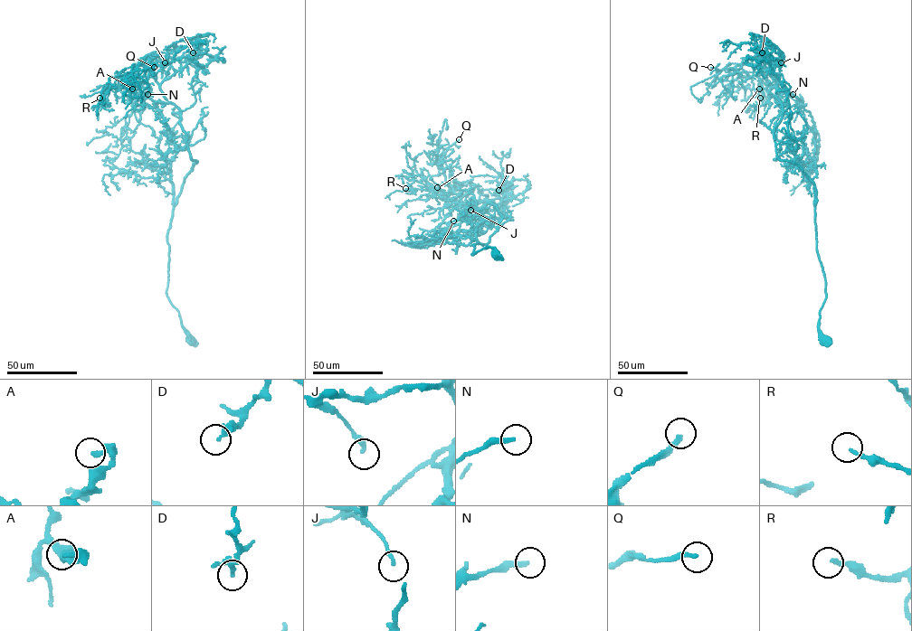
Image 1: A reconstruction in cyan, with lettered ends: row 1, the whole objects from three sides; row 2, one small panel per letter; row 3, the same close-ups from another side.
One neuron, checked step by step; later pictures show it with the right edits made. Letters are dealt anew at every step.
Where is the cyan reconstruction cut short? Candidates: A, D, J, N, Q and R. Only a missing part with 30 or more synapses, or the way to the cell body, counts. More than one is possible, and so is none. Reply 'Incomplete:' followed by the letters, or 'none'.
Incomplete: Q

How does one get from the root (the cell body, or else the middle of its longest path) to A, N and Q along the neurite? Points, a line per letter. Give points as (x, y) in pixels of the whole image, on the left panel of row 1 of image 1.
A: (191, 341), (166, 292), (173, 205), (170, 162), (181, 147), (171, 140), (155, 102), (125, 77), (132, 89)
N: (191, 341), (166, 292), (173, 205), (170, 162), (181, 147), (171, 140), (155, 102), (137, 93), (147, 94)
Q: (191, 341), (166, 292), (167, 230), (196, 161), (180, 110), (156, 74), (139, 63), (132, 69), (154, 67)

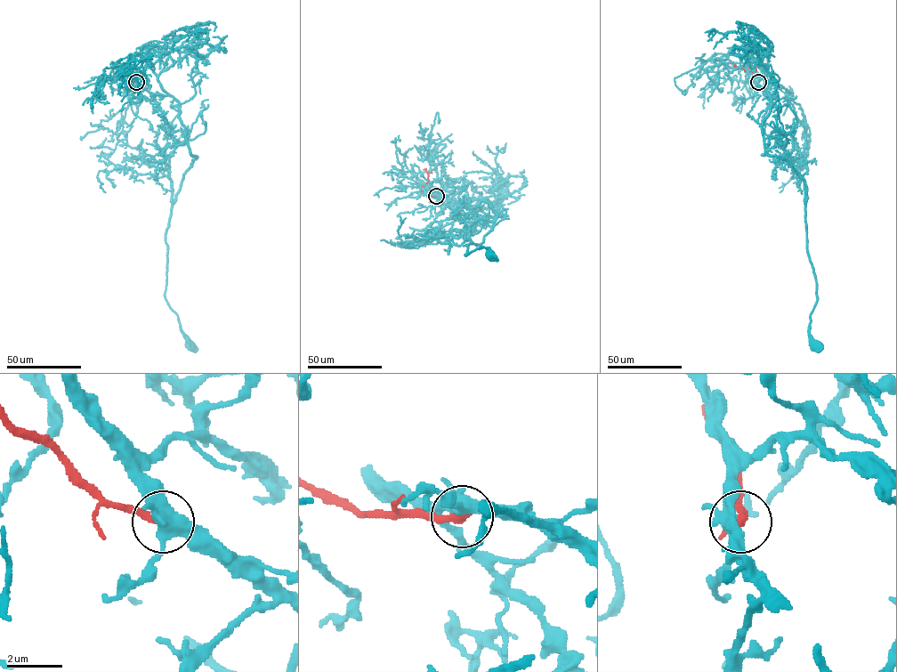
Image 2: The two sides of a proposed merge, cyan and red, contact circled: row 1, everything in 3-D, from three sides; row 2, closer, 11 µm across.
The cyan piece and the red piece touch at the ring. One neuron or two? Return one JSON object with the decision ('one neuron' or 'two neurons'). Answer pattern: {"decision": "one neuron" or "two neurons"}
{"decision": "two neurons"}

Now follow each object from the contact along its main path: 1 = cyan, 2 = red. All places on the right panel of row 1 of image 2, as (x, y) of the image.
1: (758, 82), (771, 101), (756, 121), (779, 141), (804, 182), (807, 254), (817, 300), (809, 335), (816, 346)
2: (758, 82), (752, 71), (731, 63)

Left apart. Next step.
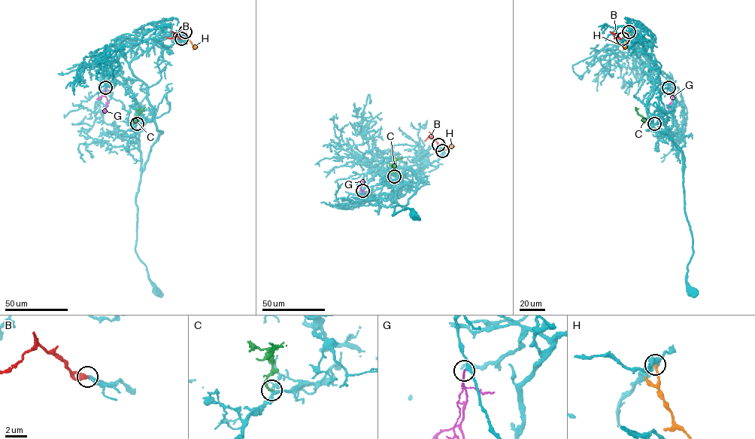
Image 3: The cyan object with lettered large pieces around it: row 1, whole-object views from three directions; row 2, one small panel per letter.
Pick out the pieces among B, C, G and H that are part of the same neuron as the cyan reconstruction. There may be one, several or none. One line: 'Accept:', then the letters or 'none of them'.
Accept: B, C, H

